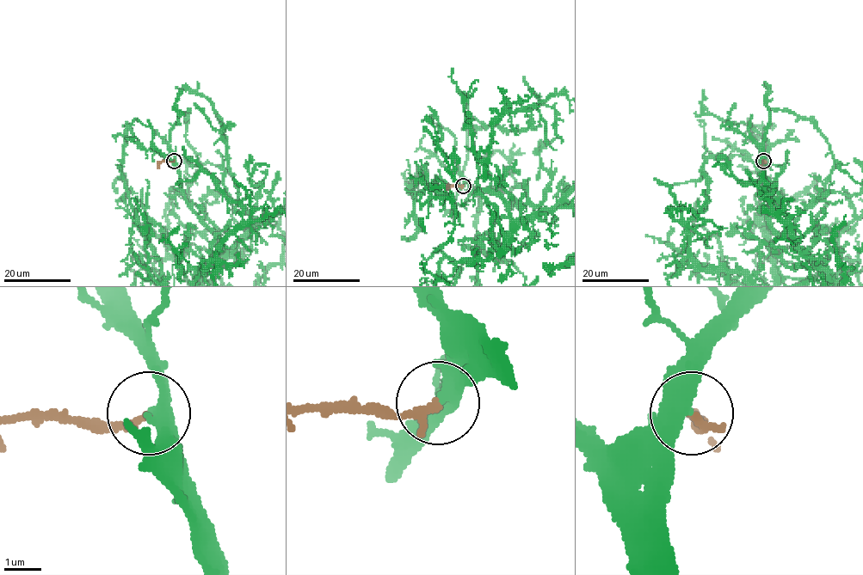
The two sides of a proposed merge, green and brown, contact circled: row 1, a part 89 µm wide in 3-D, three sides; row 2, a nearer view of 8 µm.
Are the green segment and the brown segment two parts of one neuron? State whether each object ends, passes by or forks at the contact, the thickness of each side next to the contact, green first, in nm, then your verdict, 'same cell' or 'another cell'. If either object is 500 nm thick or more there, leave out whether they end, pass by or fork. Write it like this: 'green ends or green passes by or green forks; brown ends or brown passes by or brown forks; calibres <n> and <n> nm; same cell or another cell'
green passes by; brown ends; calibres 340 and 200 nm; same cell

